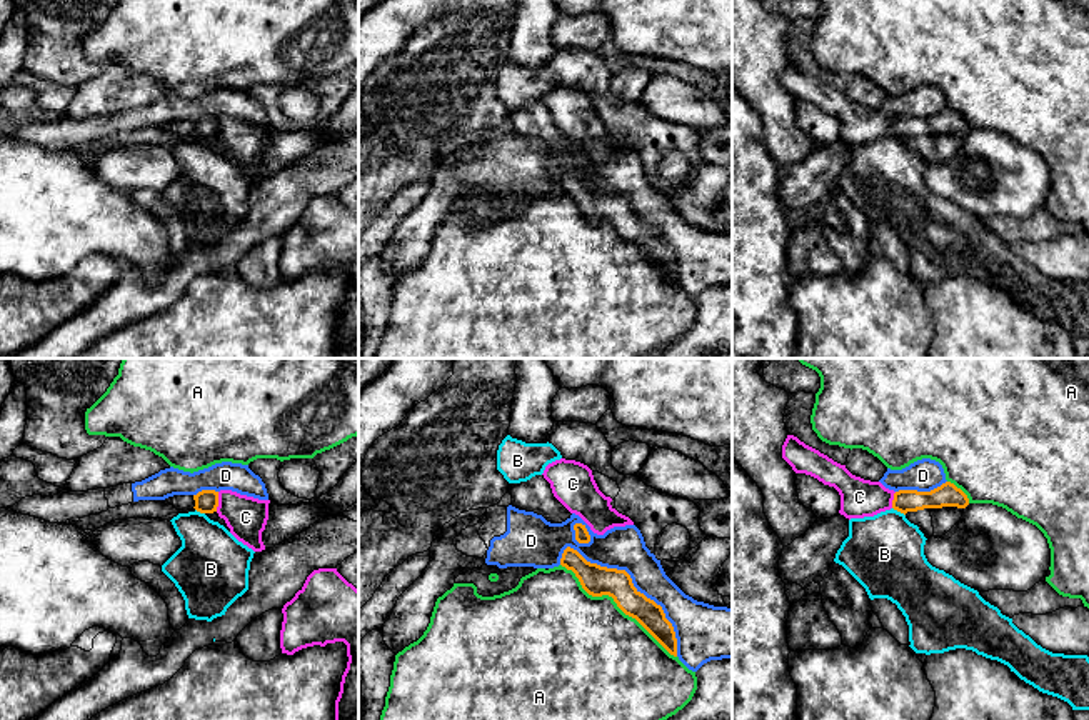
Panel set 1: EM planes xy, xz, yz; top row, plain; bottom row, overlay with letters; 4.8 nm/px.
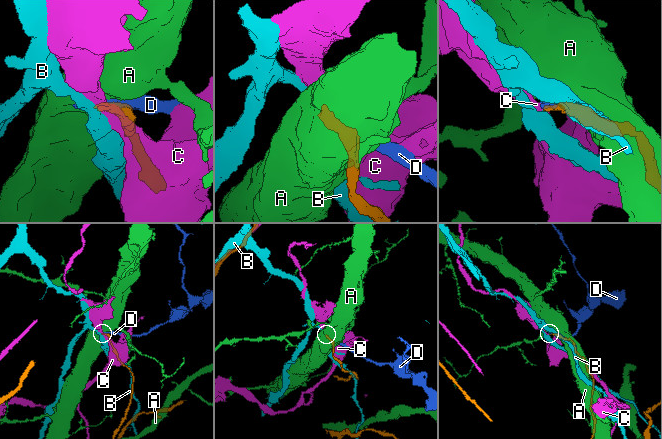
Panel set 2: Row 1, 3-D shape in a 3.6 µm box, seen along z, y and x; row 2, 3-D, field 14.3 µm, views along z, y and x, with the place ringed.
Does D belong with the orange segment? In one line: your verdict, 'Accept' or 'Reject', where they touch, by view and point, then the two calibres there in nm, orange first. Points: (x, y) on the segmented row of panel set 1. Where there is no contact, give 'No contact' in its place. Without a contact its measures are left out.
Reject. Touches orange at xz (632, 585). Thickness 150 nm (orange) against 200 nm

